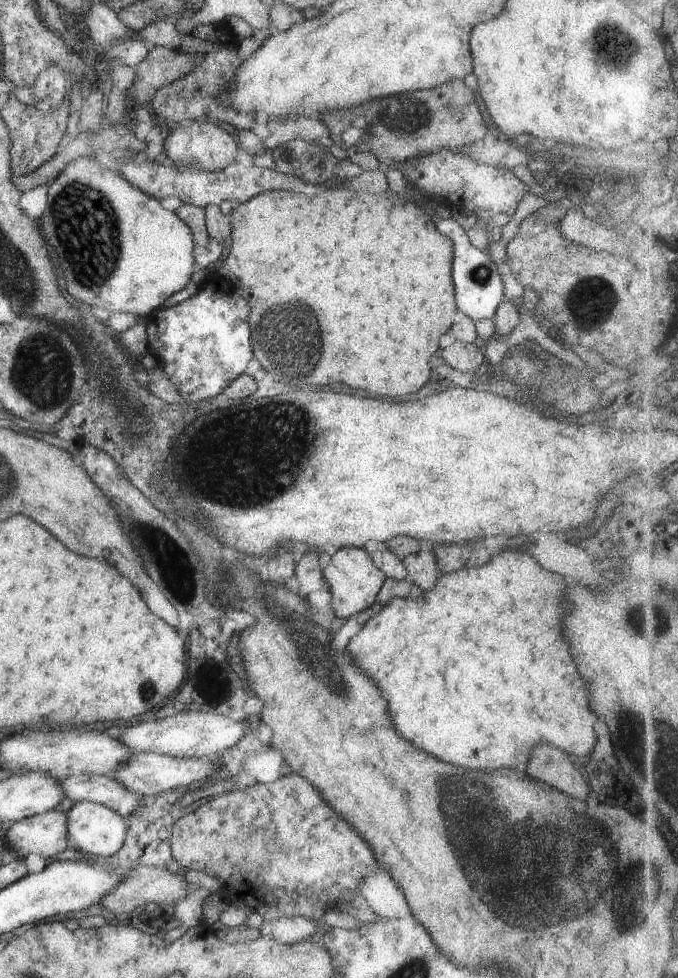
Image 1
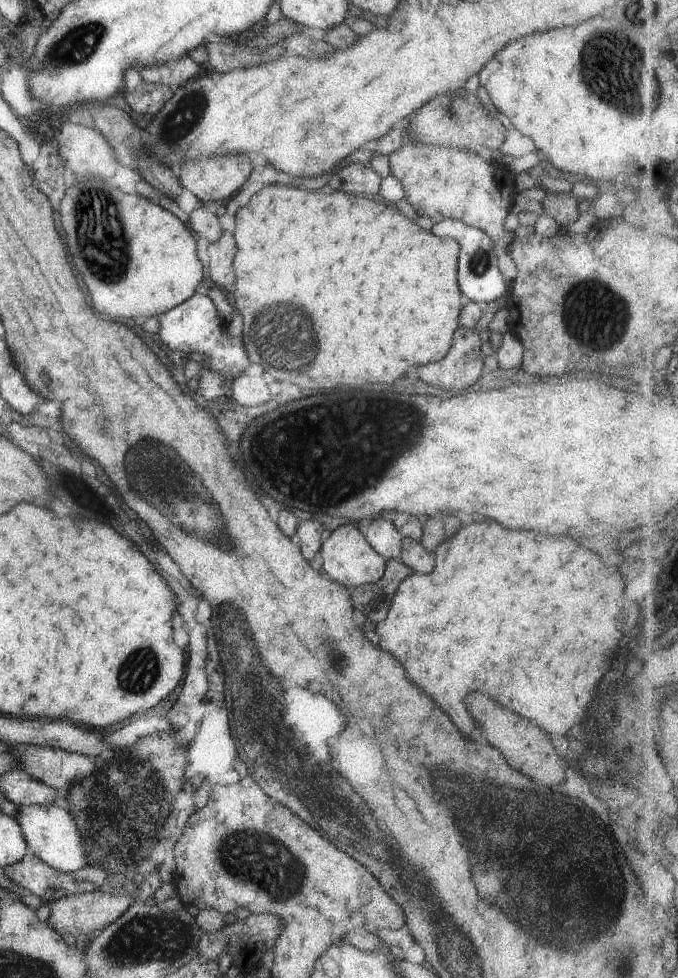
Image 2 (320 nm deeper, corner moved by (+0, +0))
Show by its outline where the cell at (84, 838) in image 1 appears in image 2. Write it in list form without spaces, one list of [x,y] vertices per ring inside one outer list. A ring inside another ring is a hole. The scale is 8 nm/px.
[[[50,803],[25,805],[17,807],[11,818],[15,819],[15,822],[19,825],[28,853],[39,858],[41,862],[64,873],[73,873],[85,866],[85,850],[69,811]]]

